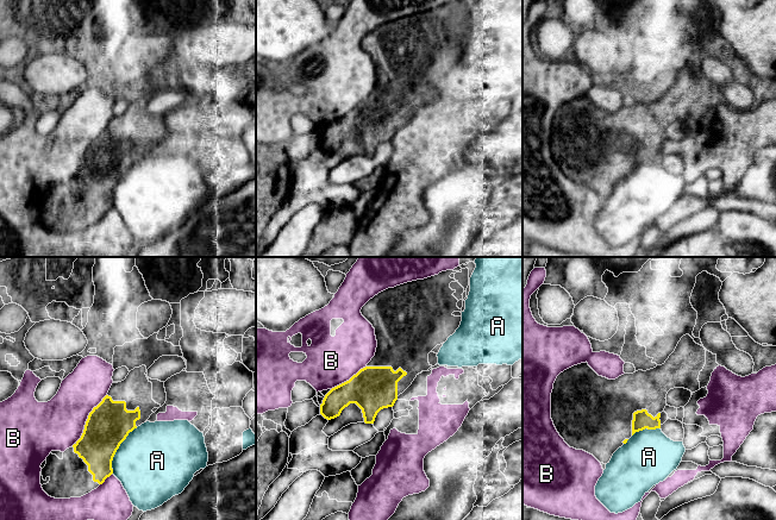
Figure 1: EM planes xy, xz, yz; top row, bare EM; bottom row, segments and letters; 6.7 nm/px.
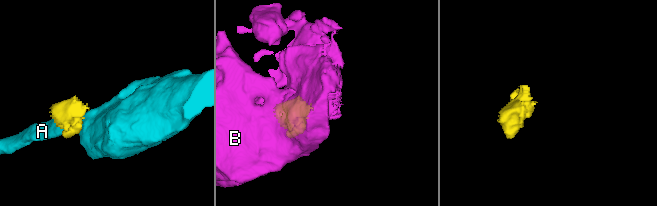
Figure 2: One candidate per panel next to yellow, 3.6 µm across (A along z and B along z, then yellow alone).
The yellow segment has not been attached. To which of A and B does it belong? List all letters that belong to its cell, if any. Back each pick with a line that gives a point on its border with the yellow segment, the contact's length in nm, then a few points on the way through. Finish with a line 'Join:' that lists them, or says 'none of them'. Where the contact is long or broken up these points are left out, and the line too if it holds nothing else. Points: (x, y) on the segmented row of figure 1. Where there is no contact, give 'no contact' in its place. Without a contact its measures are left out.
Join: none of them

